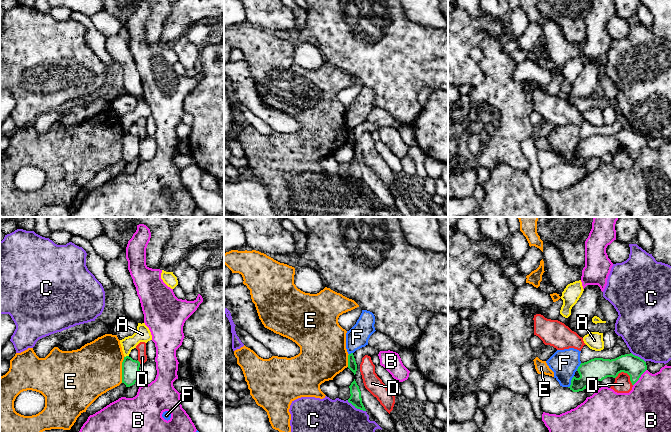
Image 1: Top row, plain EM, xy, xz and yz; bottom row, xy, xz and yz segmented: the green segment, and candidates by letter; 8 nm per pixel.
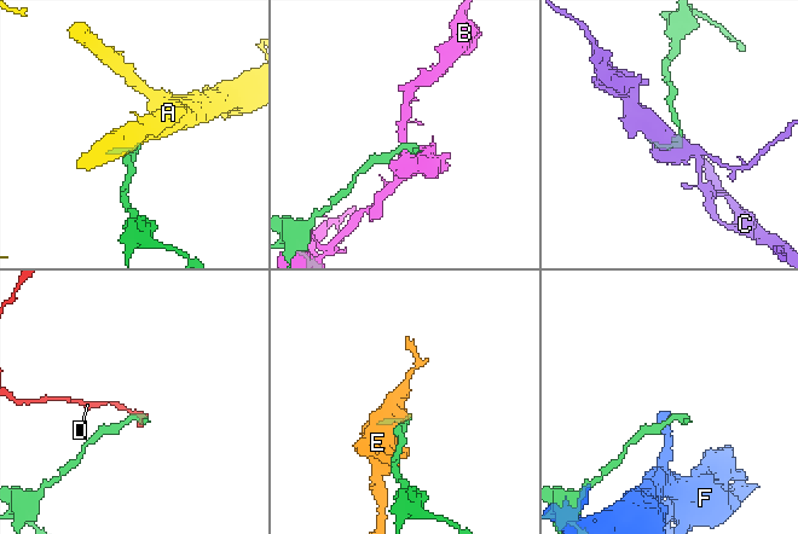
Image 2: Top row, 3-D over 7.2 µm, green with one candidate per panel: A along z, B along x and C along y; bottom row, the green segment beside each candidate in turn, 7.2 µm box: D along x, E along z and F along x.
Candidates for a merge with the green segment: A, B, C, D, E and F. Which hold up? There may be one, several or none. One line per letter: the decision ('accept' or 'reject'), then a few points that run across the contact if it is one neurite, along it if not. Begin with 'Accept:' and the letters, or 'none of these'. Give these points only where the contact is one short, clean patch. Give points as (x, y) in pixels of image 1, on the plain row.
Accept: none of these
A: reject | xy (128, 131), (125, 133)
B: reject
C: reject | xz (347, 176), (357, 184), (365, 187)
D: reject
E: reject
F: reject | yz (574, 152), (568, 163)

